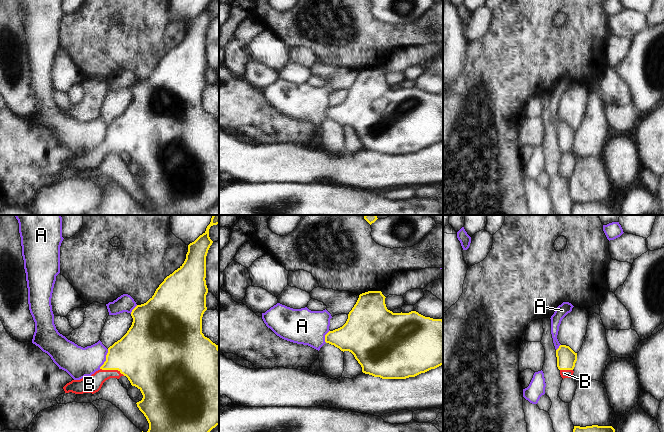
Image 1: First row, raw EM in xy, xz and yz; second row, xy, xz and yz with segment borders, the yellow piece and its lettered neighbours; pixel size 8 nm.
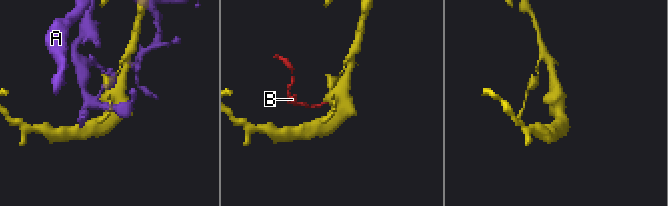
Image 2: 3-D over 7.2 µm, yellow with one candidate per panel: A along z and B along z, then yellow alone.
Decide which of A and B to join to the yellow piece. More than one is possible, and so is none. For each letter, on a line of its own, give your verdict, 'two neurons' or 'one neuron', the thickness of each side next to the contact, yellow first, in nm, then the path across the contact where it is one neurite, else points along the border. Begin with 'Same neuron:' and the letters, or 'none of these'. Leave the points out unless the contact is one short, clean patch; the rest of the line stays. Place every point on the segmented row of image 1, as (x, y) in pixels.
Same neuron: B
A: two neurons | 380/240 nm
B: one neuron | 400/140 nm | across xy (139, 355), (125, 357), (112, 369), (89, 384)

